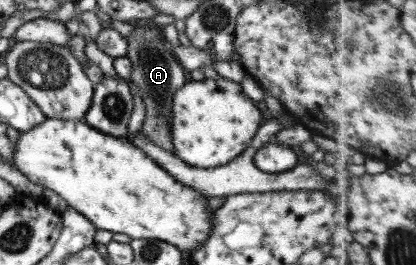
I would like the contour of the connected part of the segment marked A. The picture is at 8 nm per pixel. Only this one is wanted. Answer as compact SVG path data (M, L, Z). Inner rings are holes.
M147 19L132 21L129 24L135 26L136 30L132 35L125 37L127 41L125 57L131 61L131 74L127 81L132 81L138 86L145 107L144 121L139 131L163 151L175 154L173 144L171 144L171 134L169 134L171 101L177 88L187 81L187 73L179 66L175 56L172 56L171 45L163 40L162 27L155 26Z

